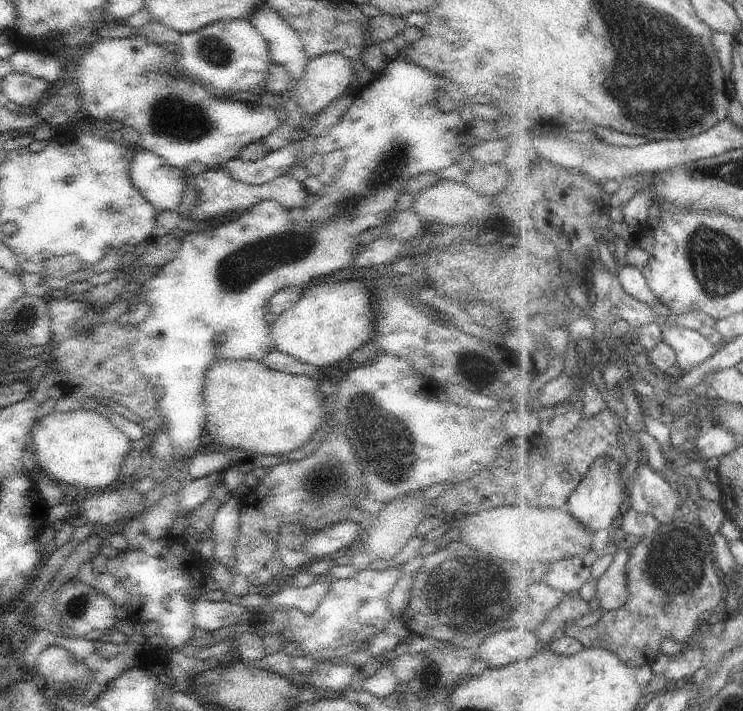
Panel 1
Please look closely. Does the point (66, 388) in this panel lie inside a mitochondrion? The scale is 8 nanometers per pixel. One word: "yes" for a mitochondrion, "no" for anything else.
no

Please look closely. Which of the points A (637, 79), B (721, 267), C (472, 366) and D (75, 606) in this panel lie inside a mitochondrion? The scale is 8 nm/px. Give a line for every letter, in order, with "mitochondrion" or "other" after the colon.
A: mitochondrion
B: mitochondrion
C: mitochondrion
D: mitochondrion

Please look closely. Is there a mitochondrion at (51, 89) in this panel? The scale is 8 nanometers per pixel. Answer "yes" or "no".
no

